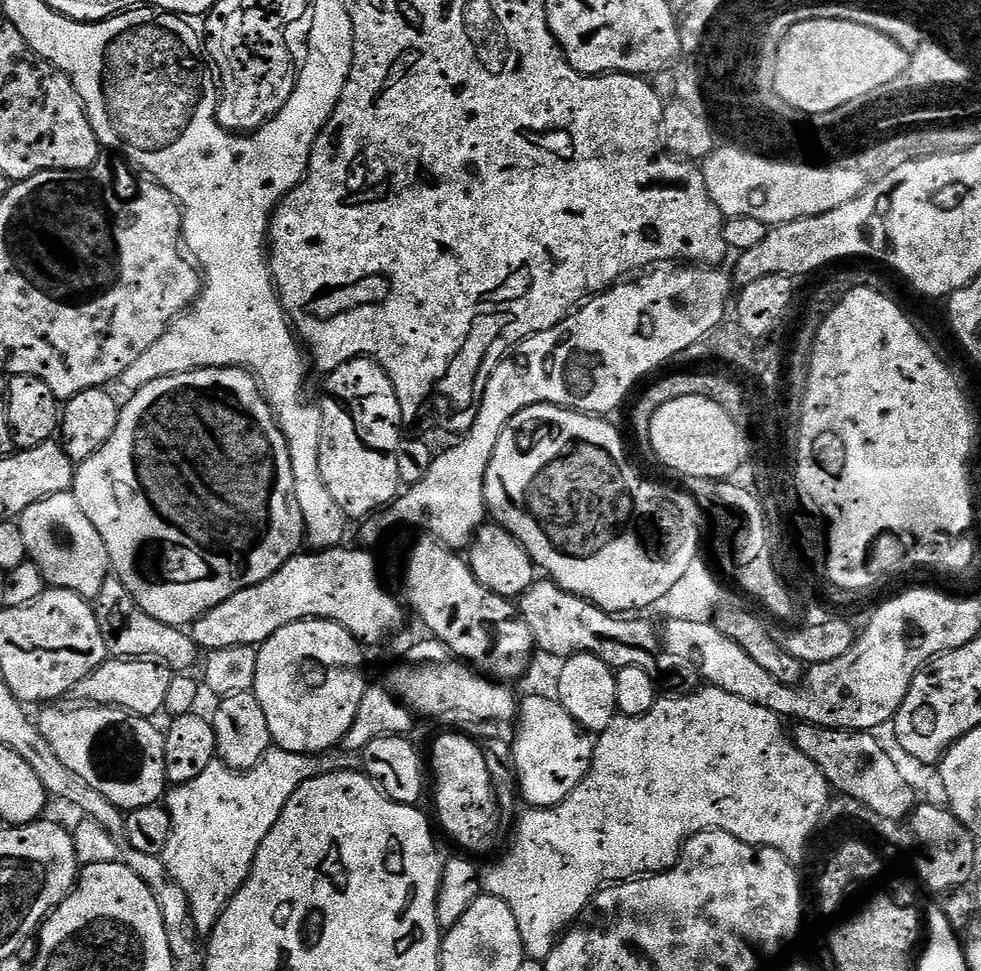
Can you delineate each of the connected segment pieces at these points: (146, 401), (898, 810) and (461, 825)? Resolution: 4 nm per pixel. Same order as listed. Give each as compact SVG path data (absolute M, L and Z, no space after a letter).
M195 368L186 374L158 378L127 398L129 400L125 399L120 409L118 426L114 426L114 434L110 434L110 442L106 442L98 454L90 454L90 458L76 465L76 477L72 480L70 491L74 498L78 498L82 514L86 514L86 518L94 522L94 530L102 534L111 571L115 579L130 590L136 605L150 614L150 618L158 618L158 622L166 622L173 628L184 628L214 610L214 606L222 606L226 598L234 598L234 594L266 582L270 574L282 570L282 566L286 566L286 562L290 562L290 558L297 556L305 547L302 506L298 506L298 494L294 494L290 450L276 415L260 390L259 380L245 368Z
M803 722L795 725L791 738L822 770L829 785L837 793L853 796L858 802L870 806L879 816L897 822L903 821L916 807L918 795L906 784L889 755L878 746L871 732L845 732L843 728L819 728Z
M444 732L432 744L430 776L436 779L436 816L464 848L480 848L496 832L502 809L486 770L484 748L460 732Z

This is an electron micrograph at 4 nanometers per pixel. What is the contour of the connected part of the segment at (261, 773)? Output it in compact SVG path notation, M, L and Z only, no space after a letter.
M273 747L270 754L262 757L258 766L254 766L249 772L230 770L217 758L210 762L210 766L206 766L206 770L202 770L202 774L198 774L198 778L194 778L194 782L177 784L172 788L166 796L166 807L172 819L172 833L170 842L166 842L162 859L166 870L170 870L170 878L174 878L174 882L182 886L186 898L190 898L192 921L196 924L197 933L211 933L230 898L234 898L234 894L246 882L258 854L258 846L262 846L262 838L266 838L266 834L274 830L274 822L278 822L294 790L319 776L331 772L359 772L363 767L364 757L358 752L333 750L309 754L287 752Z

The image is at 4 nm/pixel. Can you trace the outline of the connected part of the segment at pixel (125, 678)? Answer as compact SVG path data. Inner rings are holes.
M109 658L98 670L94 670L74 690L77 701L88 706L103 706L106 708L123 708L135 716L145 718L159 717L164 711L166 693L170 691L173 678L172 669L155 660L133 660L131 658Z

